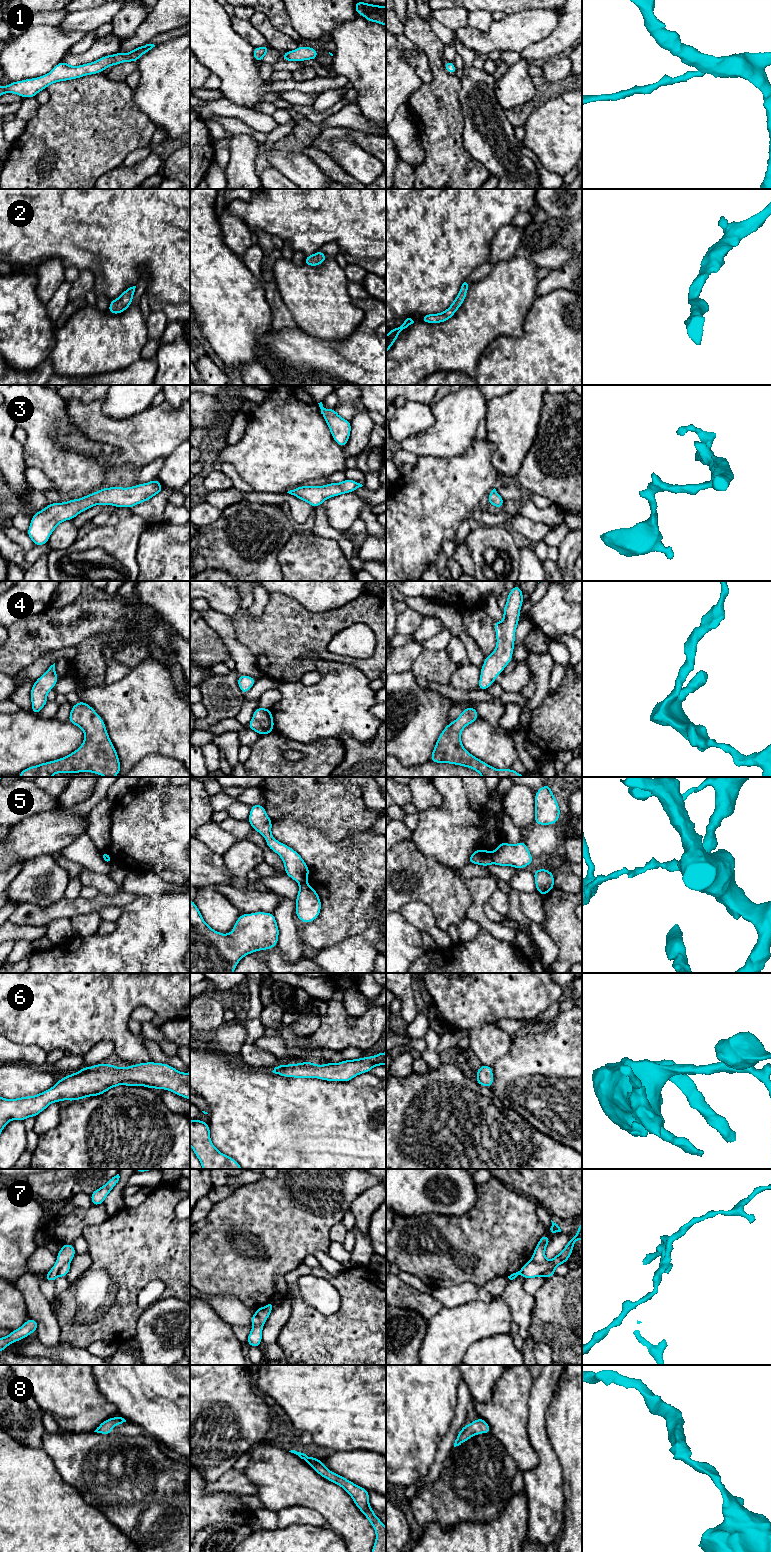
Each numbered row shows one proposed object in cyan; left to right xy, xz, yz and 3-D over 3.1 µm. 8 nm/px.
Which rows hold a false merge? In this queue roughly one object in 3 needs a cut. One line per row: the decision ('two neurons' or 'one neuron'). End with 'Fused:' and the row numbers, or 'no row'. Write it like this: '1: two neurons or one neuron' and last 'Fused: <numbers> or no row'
1: one neuron
2: one neuron
3: one neuron
4: one neuron
5: two neurons
6: one neuron
7: one neuron
8: one neuron
Fused: 5

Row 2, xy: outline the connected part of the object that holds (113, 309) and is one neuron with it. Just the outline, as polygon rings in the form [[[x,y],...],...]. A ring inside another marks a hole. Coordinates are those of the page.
[[[136,286],[126,289],[115,300],[110,301],[108,312],[111,314],[120,314],[124,312],[131,304]]]

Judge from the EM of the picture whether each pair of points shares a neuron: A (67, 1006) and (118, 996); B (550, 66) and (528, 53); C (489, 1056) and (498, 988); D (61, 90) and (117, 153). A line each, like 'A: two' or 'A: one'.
A: one
B: two
C: one
D: one

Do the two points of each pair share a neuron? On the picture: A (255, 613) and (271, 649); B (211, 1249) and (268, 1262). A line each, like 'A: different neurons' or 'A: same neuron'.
A: different neurons
B: same neuron

